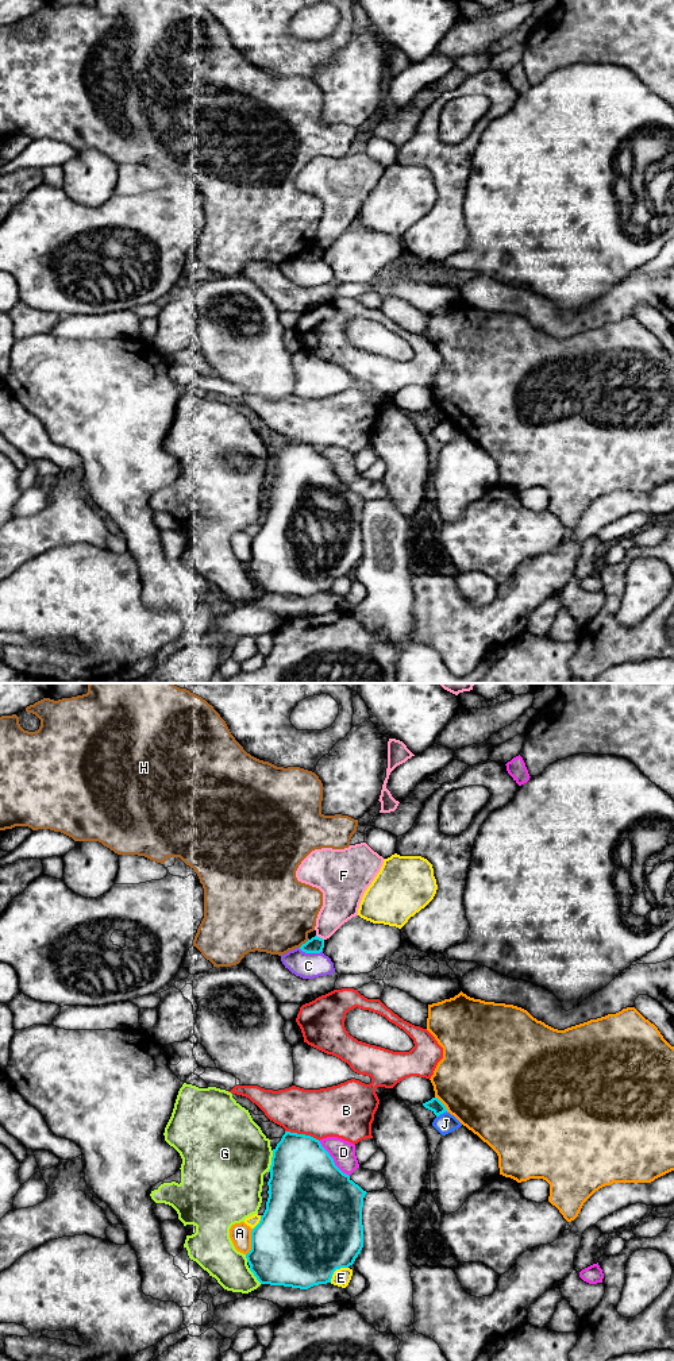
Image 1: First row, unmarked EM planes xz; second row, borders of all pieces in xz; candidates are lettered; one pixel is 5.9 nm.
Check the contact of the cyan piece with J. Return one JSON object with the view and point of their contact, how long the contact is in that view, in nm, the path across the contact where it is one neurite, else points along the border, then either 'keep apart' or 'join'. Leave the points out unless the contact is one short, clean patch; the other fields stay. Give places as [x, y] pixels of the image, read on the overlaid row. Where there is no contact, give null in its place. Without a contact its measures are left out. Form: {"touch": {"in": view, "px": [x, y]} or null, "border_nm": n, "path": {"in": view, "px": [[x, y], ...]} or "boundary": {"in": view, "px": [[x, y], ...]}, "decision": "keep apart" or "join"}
{"touch": {"in": "xz", "px": [441, 1113]}, "border_nm": 80, "boundary": {"in": "xz", "px": [[446, 1110], [436, 1117]]}, "decision": "keep apart"}

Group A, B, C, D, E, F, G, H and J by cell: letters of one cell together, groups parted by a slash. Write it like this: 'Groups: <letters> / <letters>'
Groups: A / B / C / D / E / F / G / H / J

